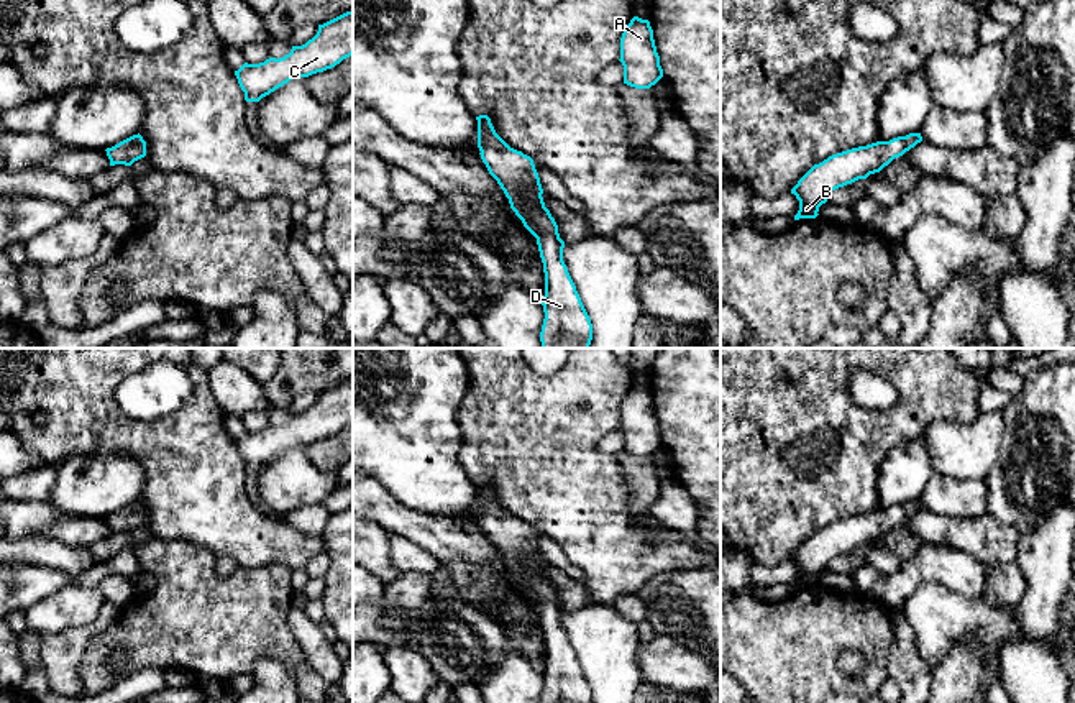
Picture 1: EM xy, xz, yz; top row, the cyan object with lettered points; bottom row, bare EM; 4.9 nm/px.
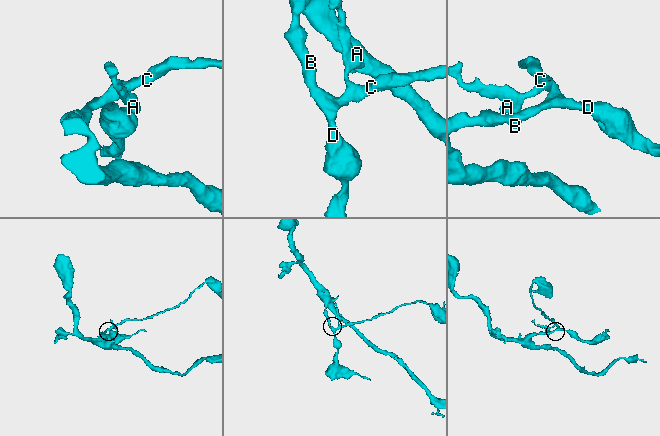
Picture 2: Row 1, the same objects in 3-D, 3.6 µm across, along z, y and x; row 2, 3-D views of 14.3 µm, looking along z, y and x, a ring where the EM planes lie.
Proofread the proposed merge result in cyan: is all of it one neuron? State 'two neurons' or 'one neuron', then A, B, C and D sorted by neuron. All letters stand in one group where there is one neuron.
one neuron | A B C D

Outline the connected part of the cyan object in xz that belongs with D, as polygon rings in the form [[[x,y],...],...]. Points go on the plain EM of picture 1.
[[[487,483],[478,488],[478,516],[489,542],[497,549],[510,577],[537,606],[545,641],[542,667],[545,687],[540,703],[592,703],[591,687],[563,629],[565,609],[543,570],[533,527],[510,516]]]

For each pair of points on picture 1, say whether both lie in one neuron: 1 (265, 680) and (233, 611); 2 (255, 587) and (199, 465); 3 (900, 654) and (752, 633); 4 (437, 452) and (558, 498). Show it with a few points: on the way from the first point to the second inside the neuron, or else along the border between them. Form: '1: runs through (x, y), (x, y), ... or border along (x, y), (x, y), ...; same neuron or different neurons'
1: border along (248, 674), (258, 659), (276, 657), (292, 675); different neurons
2: border along (284, 564), (238, 567); different neurons
3: border along (893, 615), (888, 677); different neurons
4: border along (458, 421), (458, 462), (475, 485); different neurons

